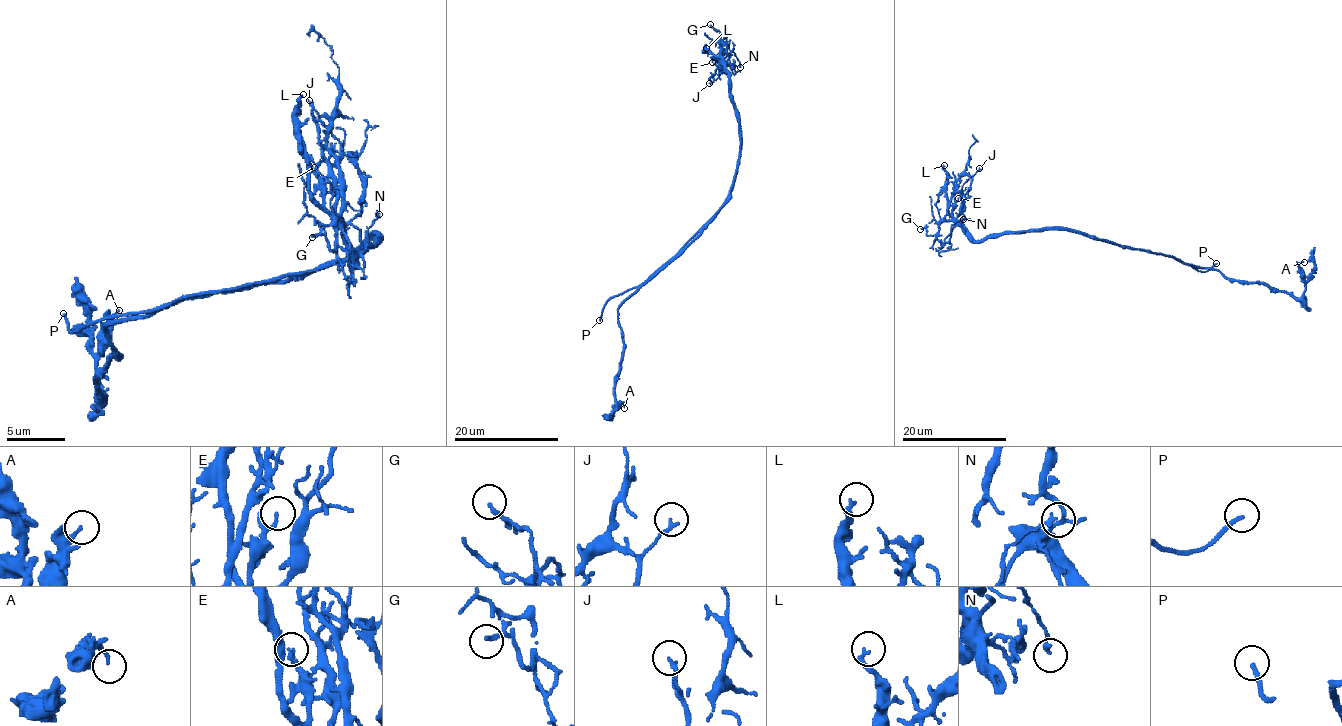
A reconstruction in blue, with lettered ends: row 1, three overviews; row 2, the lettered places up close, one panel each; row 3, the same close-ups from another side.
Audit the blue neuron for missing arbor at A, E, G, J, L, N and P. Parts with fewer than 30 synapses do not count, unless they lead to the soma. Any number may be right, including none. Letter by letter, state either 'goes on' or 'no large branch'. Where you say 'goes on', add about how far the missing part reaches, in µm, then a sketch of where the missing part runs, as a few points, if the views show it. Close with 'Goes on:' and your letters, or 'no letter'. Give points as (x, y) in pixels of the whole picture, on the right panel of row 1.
A: no large branch
E: no large branch
G: no large branch
J: no large branch
L: no large branch
N: no large branch
P: goes on; missing 45 µm; course (1216, 263), (1227, 264), (1240, 275), (1259, 279), (1272, 289), (1311, 294), (1330, 310)
Goes on: P

